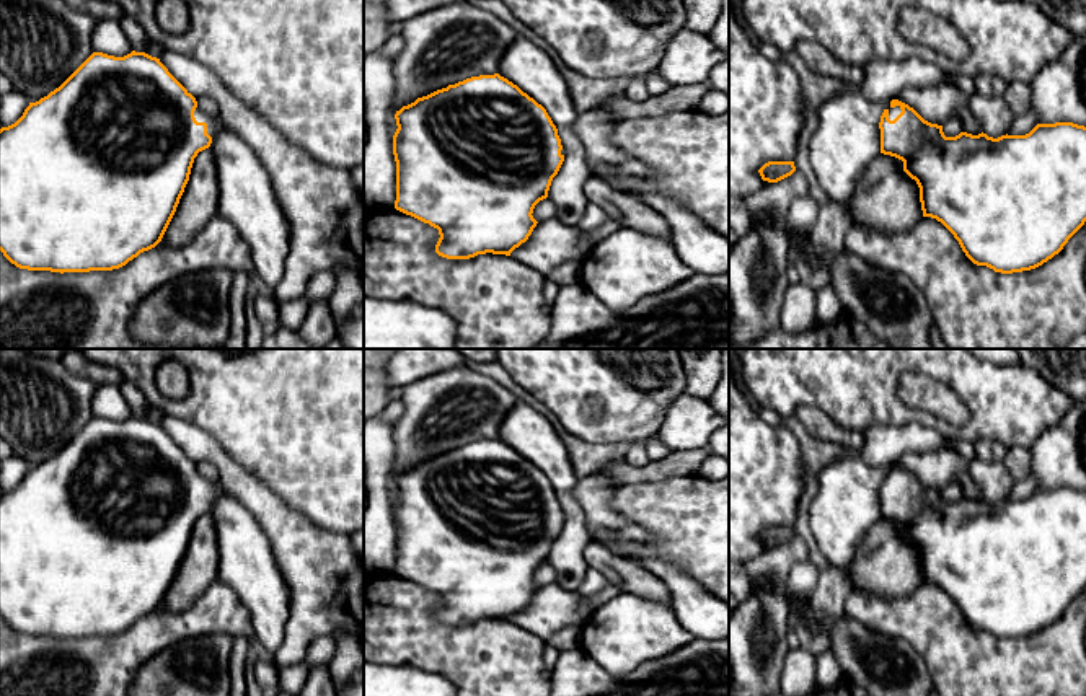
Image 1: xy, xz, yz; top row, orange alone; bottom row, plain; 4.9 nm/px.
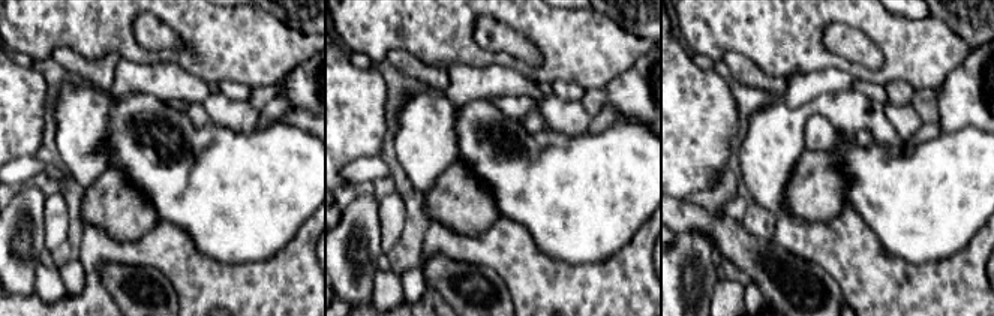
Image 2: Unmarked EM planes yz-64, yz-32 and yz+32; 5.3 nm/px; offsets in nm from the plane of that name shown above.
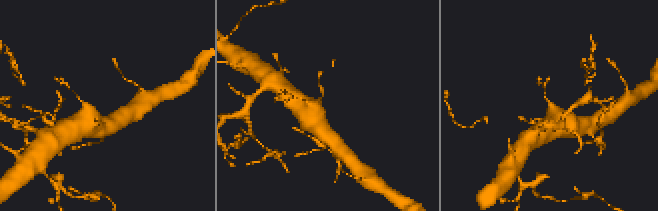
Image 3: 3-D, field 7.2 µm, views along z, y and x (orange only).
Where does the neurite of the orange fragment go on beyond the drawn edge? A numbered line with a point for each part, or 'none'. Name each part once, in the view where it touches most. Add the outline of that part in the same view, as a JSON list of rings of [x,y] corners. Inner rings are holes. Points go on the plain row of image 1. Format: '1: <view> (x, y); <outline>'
1: xy (214, 488); [[[196,473],[194,482],[197,487],[207,489],[207,499],[210,502],[217,500],[219,497],[232,497],[233,499],[233,496],[230,496],[219,481],[209,481],[204,476],[201,476],[199,473]]]

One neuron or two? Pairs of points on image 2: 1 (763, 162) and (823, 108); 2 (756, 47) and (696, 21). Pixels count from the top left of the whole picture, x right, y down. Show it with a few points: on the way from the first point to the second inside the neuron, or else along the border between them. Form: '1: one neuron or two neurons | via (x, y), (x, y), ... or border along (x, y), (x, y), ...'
1: one neuron | via (771, 146), (807, 110)
2: one neuron | via (741, 32), (730, 21), (711, 21)

